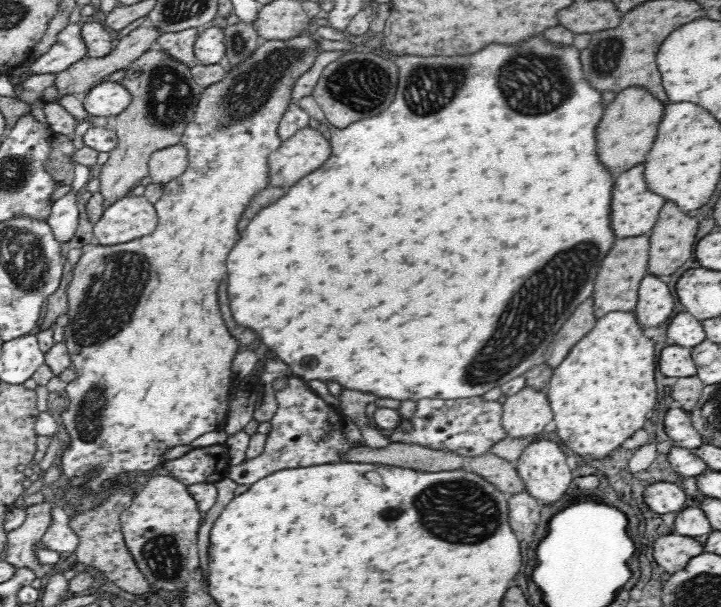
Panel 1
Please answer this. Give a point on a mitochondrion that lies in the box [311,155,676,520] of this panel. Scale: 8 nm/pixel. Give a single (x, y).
(548, 294)

